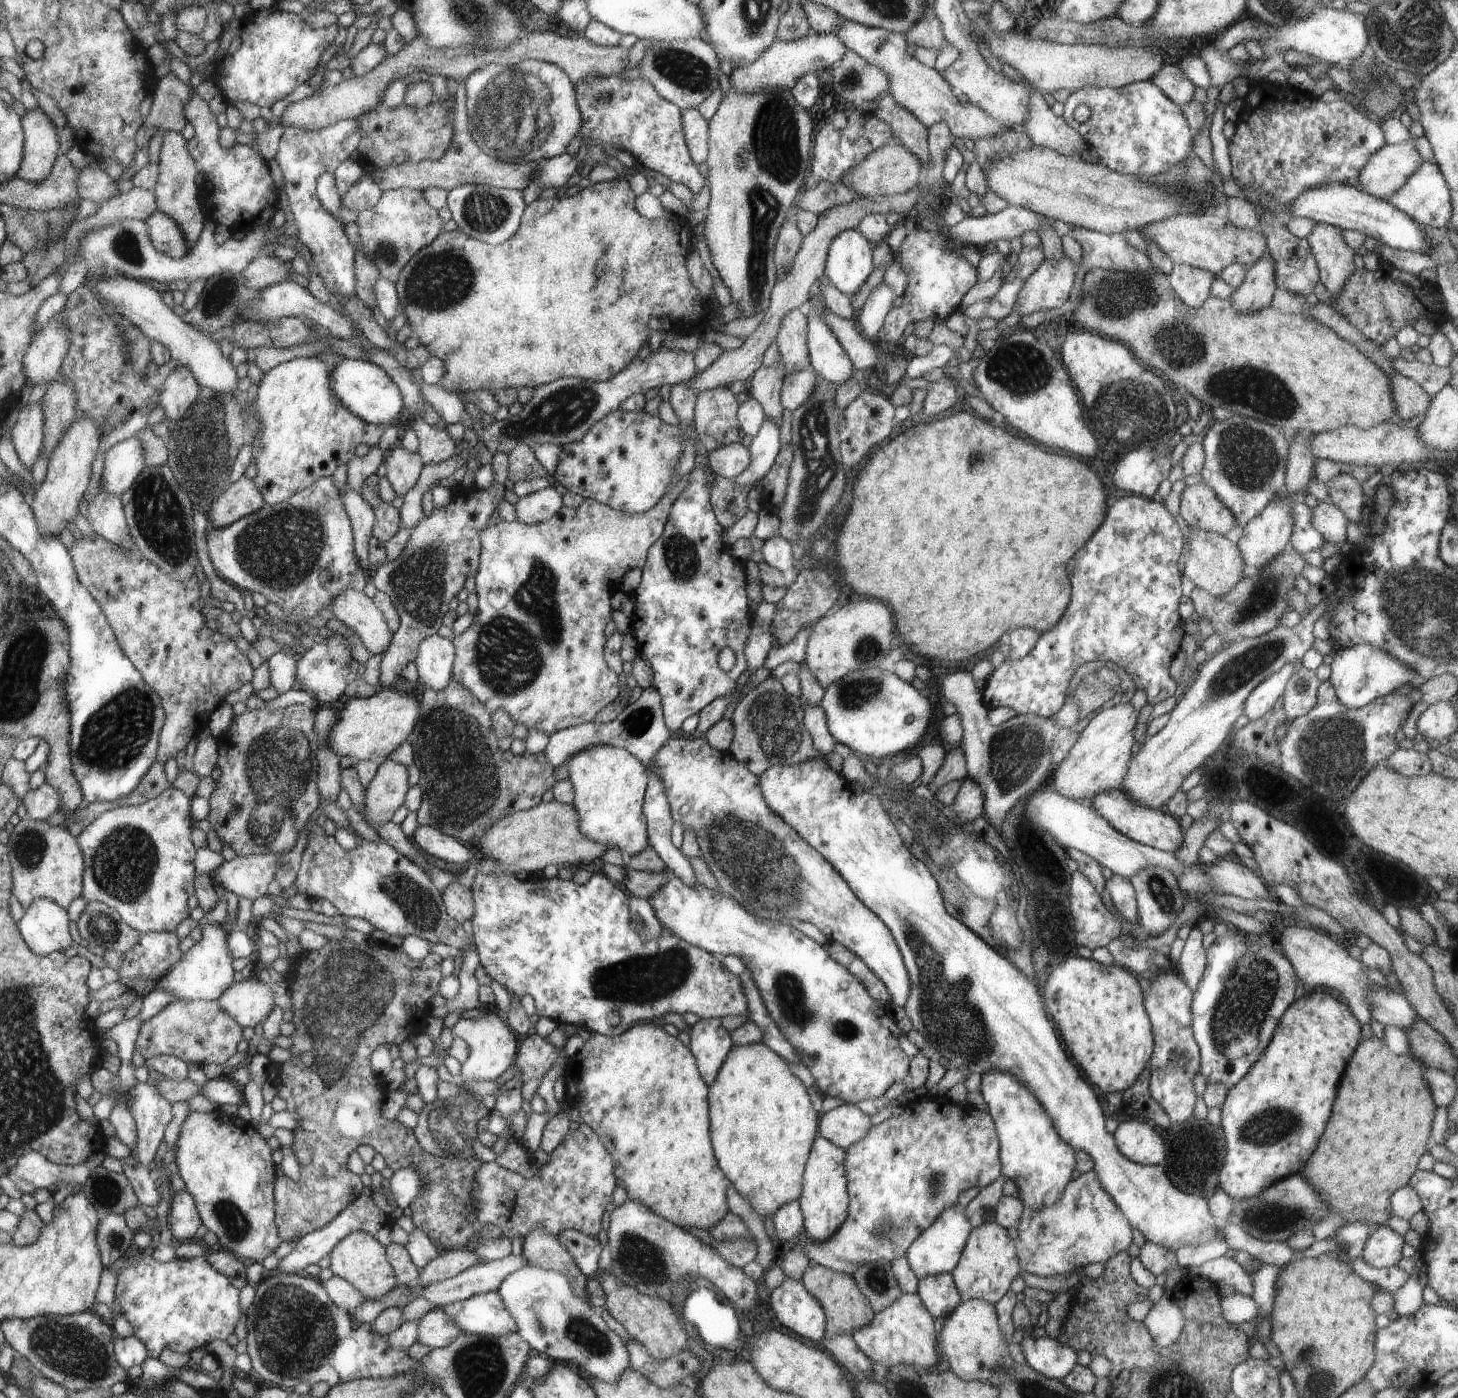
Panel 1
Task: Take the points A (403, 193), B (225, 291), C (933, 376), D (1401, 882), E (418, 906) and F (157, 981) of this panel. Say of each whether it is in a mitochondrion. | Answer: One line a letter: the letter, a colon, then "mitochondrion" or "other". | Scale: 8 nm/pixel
A: other
B: mitochondrion
C: other
D: other
E: mitochondrion
F: other

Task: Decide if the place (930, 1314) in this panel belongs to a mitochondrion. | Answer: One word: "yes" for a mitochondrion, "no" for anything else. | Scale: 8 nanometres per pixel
no

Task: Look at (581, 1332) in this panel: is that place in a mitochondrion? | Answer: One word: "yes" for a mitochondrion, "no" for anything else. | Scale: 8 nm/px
yes

